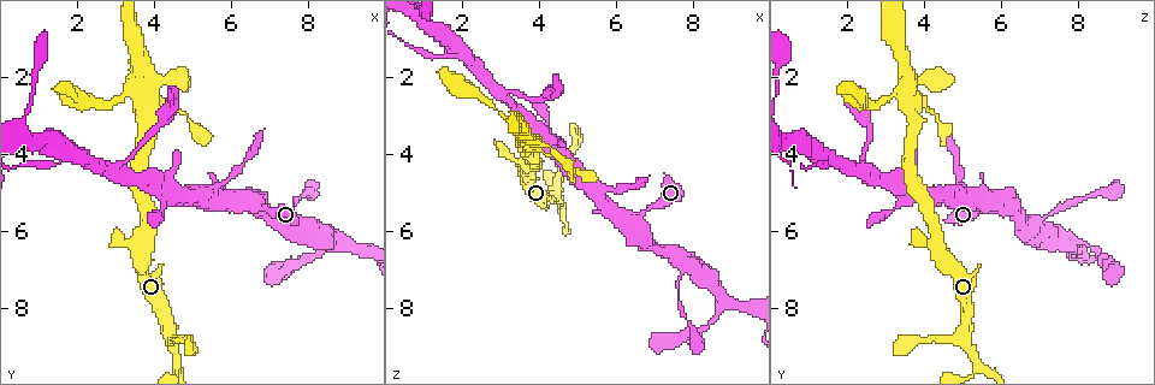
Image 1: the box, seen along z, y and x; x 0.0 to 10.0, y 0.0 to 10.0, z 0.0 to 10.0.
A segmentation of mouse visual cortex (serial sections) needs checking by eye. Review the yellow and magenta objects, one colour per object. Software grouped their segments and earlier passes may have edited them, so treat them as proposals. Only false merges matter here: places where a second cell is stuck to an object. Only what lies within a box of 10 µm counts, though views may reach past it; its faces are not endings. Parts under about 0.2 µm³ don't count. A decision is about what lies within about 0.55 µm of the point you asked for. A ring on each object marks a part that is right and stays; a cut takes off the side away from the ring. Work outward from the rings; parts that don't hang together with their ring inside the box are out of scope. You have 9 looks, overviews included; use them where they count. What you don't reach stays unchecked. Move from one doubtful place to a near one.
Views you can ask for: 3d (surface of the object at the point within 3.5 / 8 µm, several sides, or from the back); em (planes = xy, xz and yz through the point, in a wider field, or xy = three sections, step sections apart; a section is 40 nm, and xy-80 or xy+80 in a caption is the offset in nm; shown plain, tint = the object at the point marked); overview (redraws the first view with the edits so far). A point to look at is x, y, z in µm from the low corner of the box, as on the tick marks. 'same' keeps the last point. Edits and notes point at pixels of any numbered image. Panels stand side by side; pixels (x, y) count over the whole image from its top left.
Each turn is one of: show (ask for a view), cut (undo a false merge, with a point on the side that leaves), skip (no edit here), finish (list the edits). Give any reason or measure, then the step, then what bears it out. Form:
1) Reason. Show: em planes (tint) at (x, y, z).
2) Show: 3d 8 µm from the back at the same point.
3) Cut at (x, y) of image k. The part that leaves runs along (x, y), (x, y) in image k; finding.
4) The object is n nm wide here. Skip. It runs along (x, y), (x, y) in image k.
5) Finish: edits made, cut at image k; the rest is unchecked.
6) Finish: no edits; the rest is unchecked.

Thin arm on a thick one. Show: 3d 3.5 µm at (4.60, 9.35, 5.30).

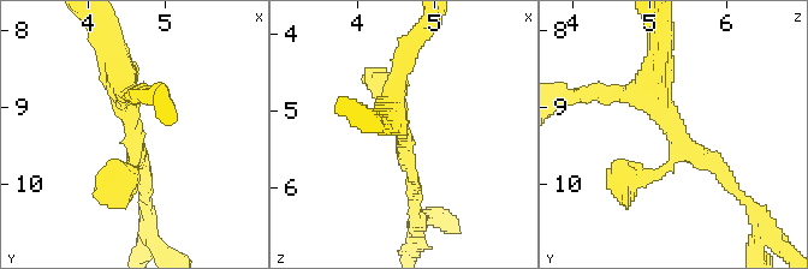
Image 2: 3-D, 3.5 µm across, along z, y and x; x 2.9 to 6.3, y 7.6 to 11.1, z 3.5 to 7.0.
Now the EM. Show: em xy step 3 (tint) at (4.55, 9.35, 5.35).

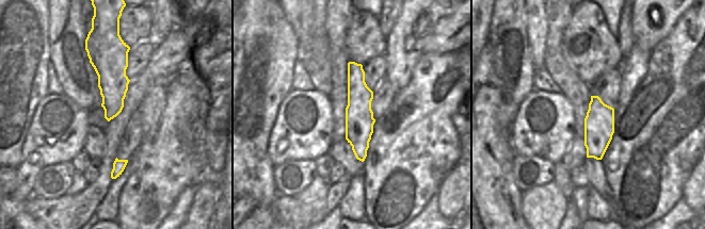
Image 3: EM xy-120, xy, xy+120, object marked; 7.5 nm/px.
The arms are 100, 200, 350 nm wide. Skip. It runs along (654, 66), (676, 151), (660, 173), (627, 181) in image 2; one cell here.

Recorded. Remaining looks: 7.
Abrupt turn. Show: 3d 8 µm at (6.50, 5.35, 5.85).

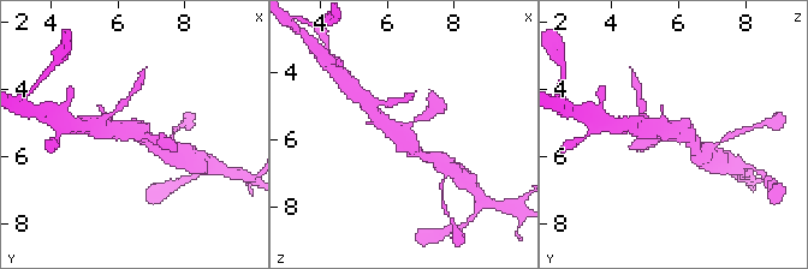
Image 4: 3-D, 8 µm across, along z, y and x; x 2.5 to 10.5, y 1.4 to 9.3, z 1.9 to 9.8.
Now the EM. Show: em xy step 1 (tint) at the same point.

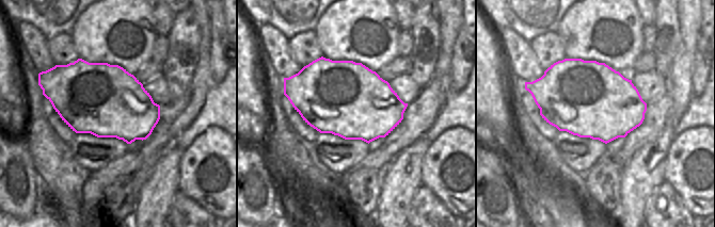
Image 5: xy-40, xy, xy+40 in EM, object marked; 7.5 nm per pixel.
The object is 550 nm wide here. Skip. It runs along (160, 141), (130, 131), (104, 130) in image 4; one cell here.

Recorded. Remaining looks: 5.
Arms part here. Show: 3d 8 µm at (8.80, 6.20, 7.85).

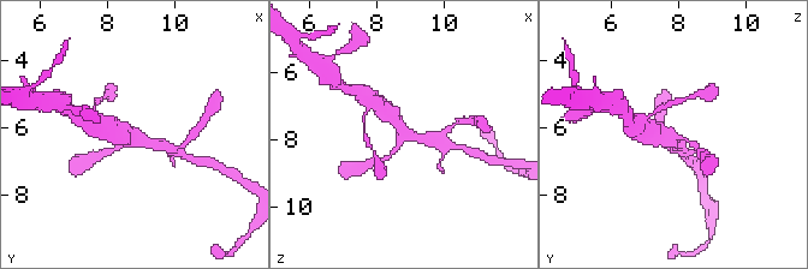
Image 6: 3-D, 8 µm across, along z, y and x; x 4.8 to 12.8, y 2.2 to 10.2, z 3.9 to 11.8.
Now the EM. Show: em xy step 5 (tint) at the same point.

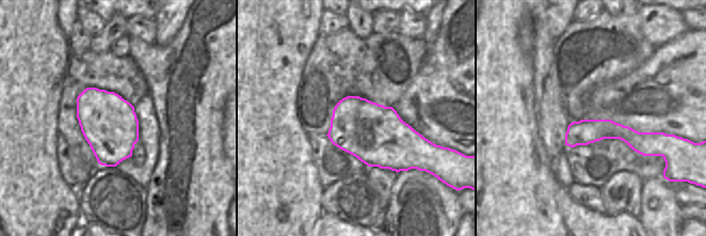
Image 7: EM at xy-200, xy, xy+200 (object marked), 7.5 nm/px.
Skip. It runs along (658, 137), (584, 131), (567, 142) in image 7; one cell here.

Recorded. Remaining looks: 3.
Two arms in line, one across. Show: 3d 3.5 µm at (3.75, 2.25, 3.50).

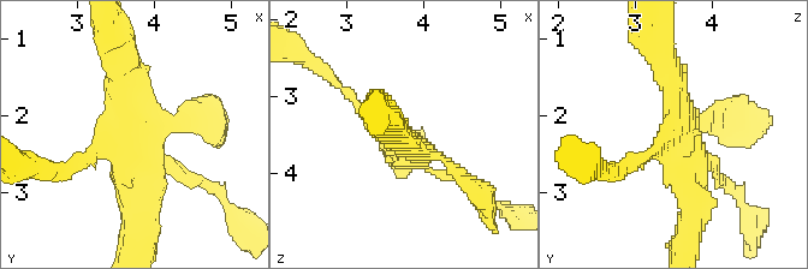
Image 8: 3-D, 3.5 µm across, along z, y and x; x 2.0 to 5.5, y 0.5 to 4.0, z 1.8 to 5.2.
Shape alone is not enough. Show: em xy step 2 (tint) at (3.75, 2.20, 3.50).

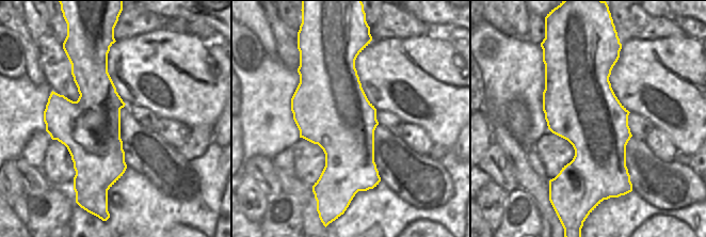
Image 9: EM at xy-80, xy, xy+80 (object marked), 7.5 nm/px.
The object is 550 nm wide here. Skip. It runs along (694, 210), (664, 59) in image 8; one cell here.

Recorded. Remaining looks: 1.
Finish: no edits; the rest is unchecked.

